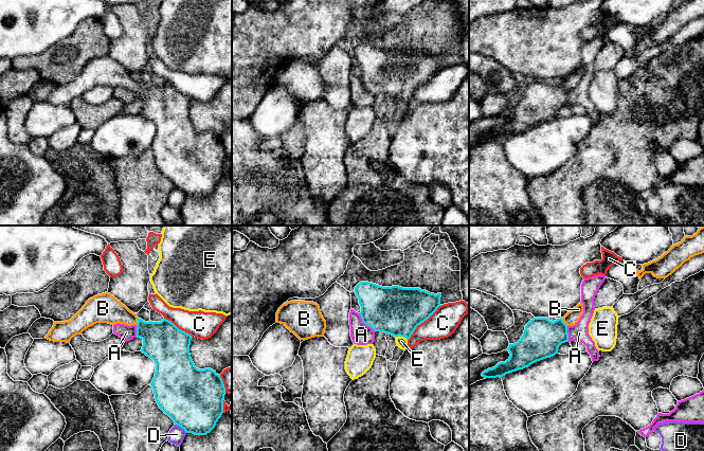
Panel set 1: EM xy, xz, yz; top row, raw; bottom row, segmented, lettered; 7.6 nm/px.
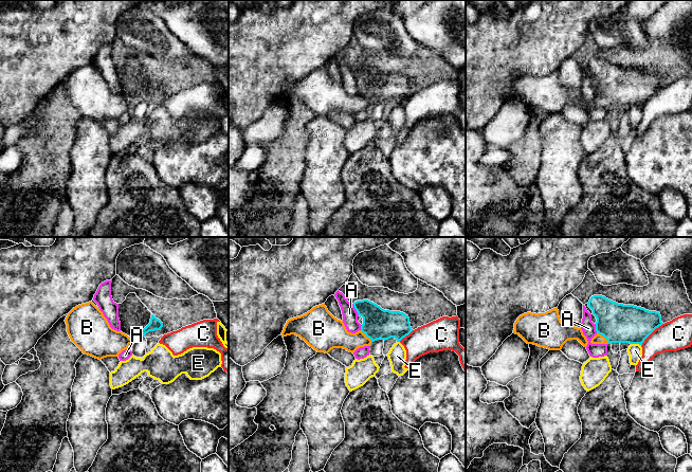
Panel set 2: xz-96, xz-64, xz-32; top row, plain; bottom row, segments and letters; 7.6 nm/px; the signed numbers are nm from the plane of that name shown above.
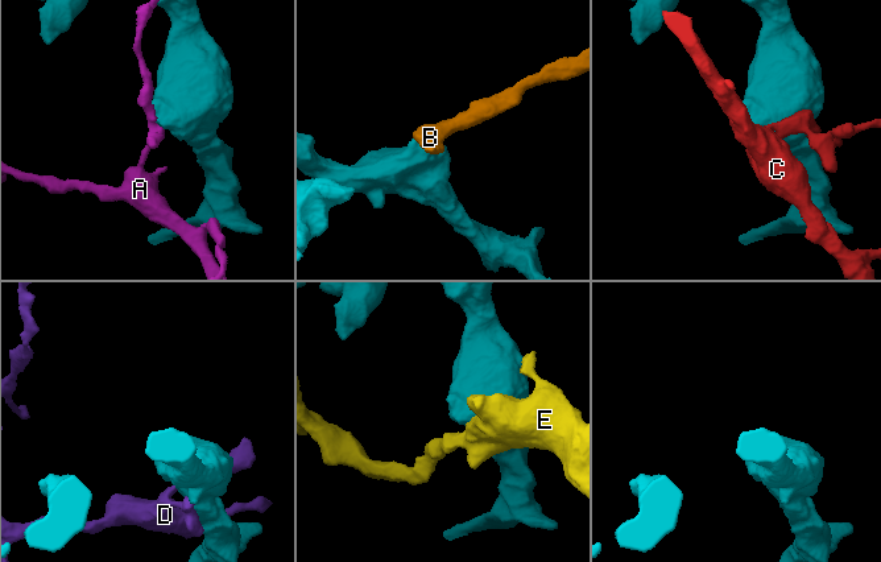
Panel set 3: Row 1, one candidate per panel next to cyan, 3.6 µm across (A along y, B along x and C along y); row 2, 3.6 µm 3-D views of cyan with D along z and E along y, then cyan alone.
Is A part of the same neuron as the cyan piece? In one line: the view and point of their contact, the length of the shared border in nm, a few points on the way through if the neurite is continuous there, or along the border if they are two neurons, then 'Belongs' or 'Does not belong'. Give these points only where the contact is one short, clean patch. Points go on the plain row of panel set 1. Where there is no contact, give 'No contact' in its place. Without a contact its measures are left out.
Touches cyan at xz (365, 87). Shared border 190 nm. Boundary: xz (359, 76), (362, 84), (375, 94). Does not belong

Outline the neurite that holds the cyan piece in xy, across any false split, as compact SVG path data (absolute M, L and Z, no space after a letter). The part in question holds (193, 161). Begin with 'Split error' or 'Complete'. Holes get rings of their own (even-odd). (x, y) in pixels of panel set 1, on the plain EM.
Split error. M105 55L89 61L71 83L54 85L46 102L70 106L74 98L80 97L96 86L136 88L137 100L143 103L141 114L156 126L156 136L150 148L159 170L186 196L206 198L215 191L223 176L225 150L220 138L215 133L211 131L198 132L195 129L189 116L193 101L189 96L179 92L166 82L161 85L145 85L123 68L121 64Z

